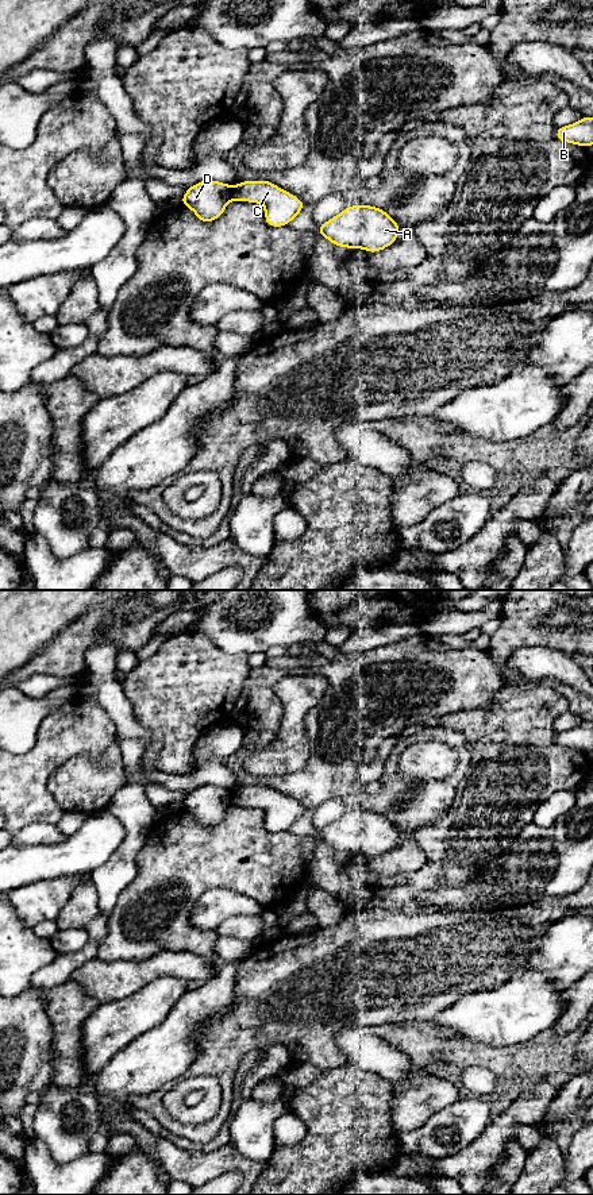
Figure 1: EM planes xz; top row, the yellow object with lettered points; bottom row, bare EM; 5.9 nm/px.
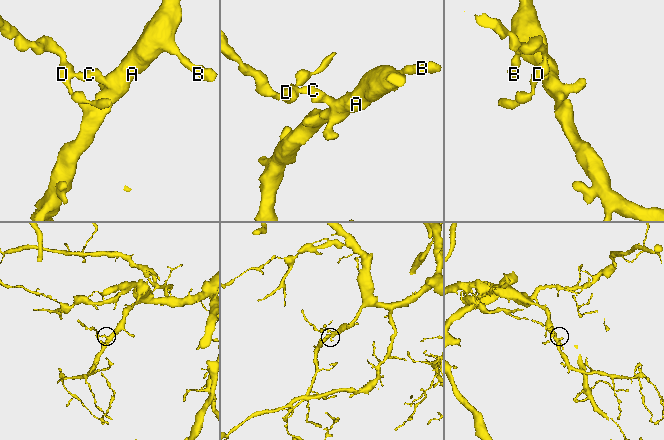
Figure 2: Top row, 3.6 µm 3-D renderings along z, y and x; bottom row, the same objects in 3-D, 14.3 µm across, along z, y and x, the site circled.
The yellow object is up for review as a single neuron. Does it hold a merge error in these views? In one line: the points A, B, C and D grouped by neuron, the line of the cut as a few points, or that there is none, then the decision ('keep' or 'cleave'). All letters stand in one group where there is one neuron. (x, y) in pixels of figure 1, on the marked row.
A B C / D | xz (231, 187), (233, 199) | cleave

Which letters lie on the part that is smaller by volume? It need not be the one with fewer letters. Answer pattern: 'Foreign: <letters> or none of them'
Foreign: D

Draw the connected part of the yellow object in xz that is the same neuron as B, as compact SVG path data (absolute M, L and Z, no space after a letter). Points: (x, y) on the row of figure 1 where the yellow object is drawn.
M584 116L579 122L573 124L558 127L555 131L555 139L565 143L574 143L581 147L593 144L593 117Z

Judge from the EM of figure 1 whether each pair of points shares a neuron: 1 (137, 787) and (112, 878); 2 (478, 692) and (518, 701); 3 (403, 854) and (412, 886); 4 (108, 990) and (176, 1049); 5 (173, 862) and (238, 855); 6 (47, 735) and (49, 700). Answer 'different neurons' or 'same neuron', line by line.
1: same neuron
2: different neurons
3: different neurons
4: different neurons
5: same neuron
6: different neurons

